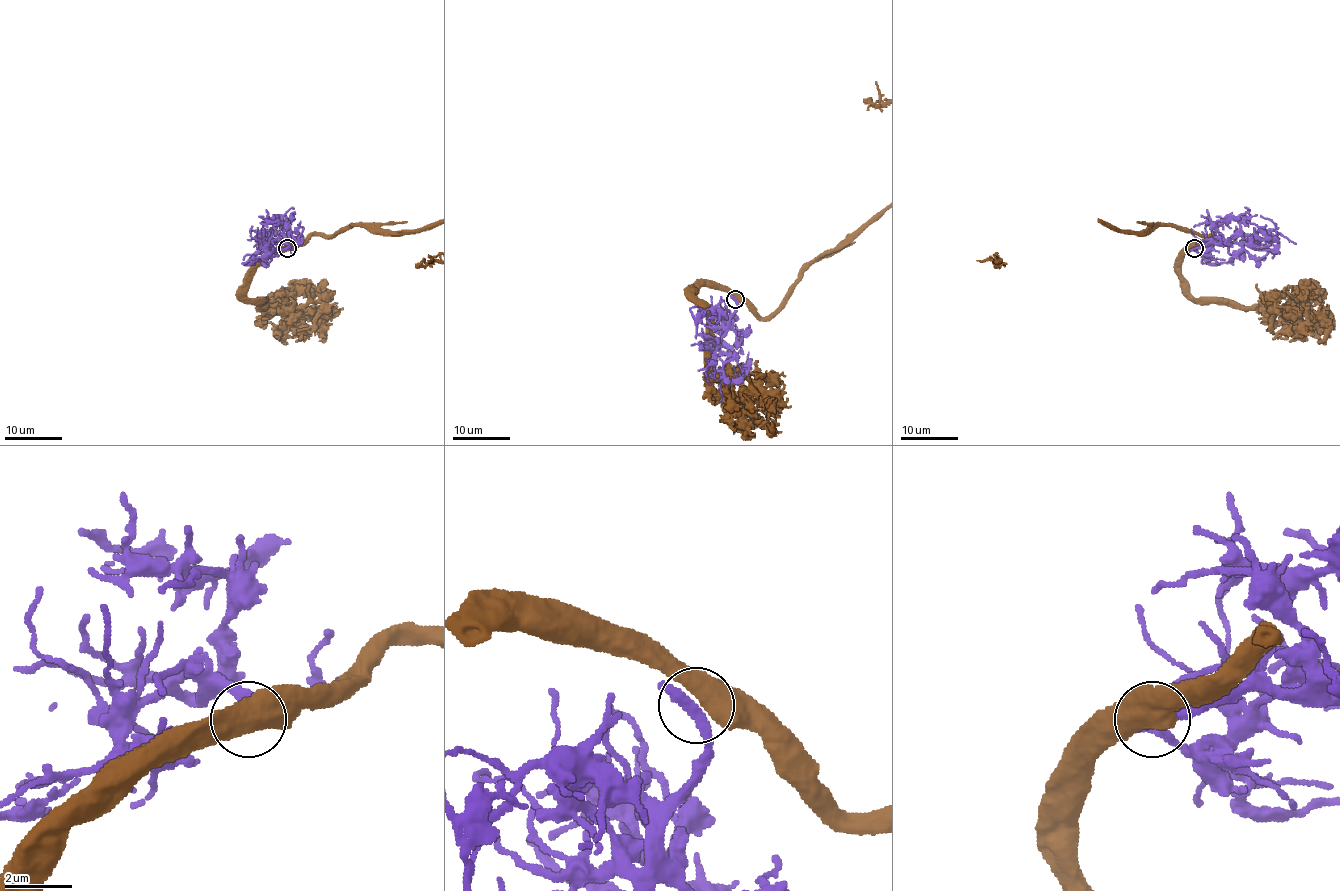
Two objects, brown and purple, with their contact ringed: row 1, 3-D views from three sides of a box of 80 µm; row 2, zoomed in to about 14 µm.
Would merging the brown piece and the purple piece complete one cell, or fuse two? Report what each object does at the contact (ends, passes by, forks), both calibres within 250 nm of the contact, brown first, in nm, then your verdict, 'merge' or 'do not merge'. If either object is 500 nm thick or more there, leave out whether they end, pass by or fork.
600 nm thick on the brown side, 280 nm on the other; do not merge

